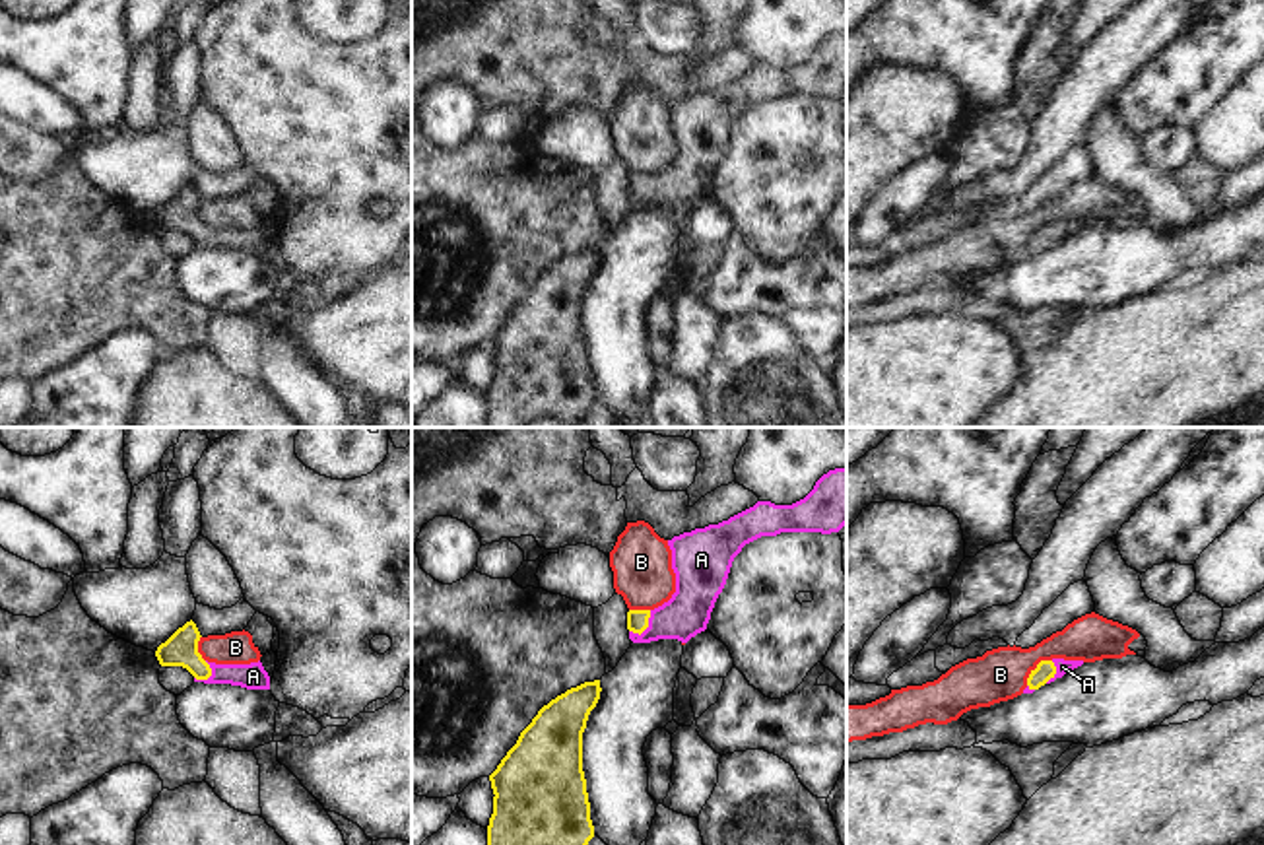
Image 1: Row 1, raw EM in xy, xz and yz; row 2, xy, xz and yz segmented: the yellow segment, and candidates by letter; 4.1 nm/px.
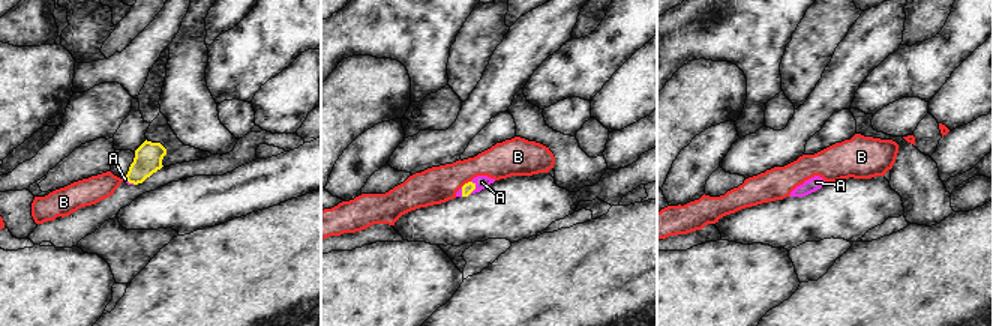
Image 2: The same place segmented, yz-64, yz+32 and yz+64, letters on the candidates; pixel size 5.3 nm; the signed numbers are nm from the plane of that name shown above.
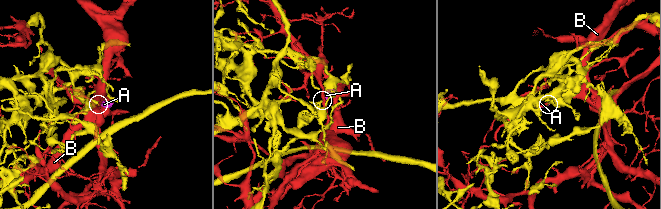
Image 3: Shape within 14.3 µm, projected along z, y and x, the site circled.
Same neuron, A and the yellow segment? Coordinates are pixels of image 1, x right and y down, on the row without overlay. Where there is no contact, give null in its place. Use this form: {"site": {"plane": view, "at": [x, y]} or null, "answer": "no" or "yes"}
{"site": {"plane": "xz", "at": [645, 193]}, "answer": "yes"}

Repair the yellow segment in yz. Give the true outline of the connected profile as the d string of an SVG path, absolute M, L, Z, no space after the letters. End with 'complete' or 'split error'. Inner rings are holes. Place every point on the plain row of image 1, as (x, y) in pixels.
M1064 223L1041 225L1037 233L1031 235L1023 258L1033 258L1041 251L1050 249L1056 243L1062 243L1064 239L1068 239L1070 235L1081 229L1083 225L1064 225Z; split error

